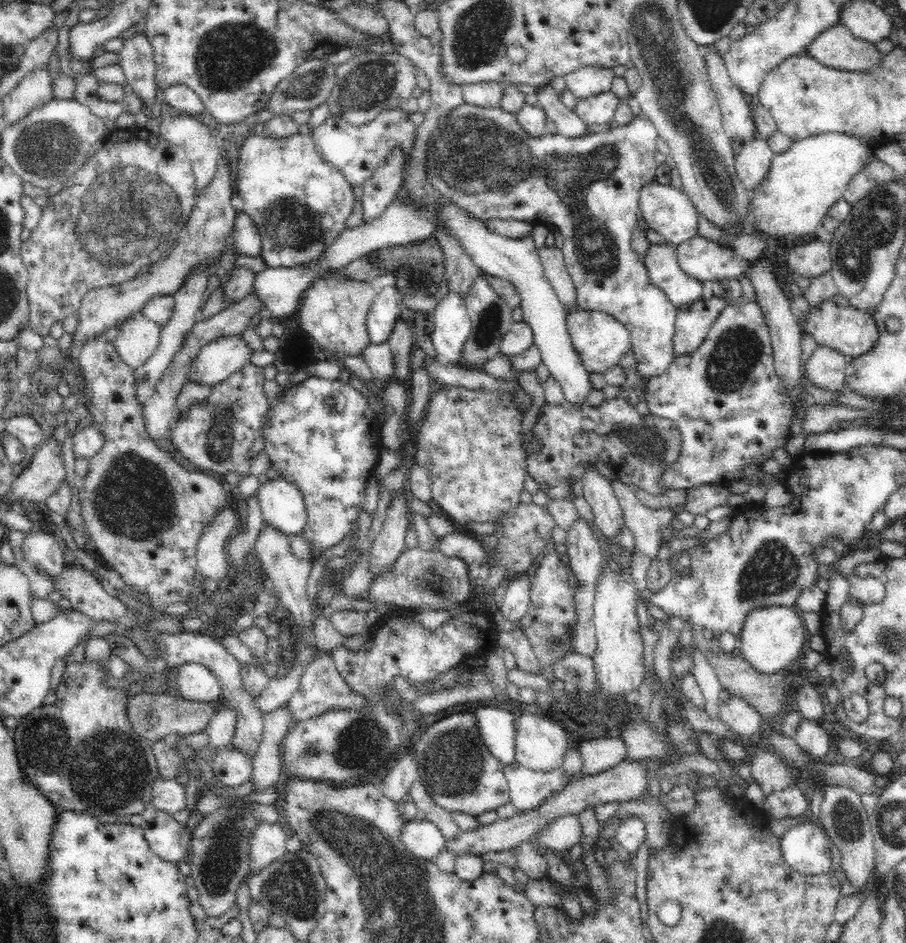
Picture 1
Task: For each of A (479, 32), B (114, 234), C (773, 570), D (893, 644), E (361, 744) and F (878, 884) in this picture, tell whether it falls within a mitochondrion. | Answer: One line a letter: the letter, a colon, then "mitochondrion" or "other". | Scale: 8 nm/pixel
A: mitochondrion
B: mitochondrion
C: mitochondrion
D: mitochondrion
E: mitochondrion
F: other

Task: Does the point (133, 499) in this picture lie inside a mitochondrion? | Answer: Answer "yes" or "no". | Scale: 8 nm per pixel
yes

